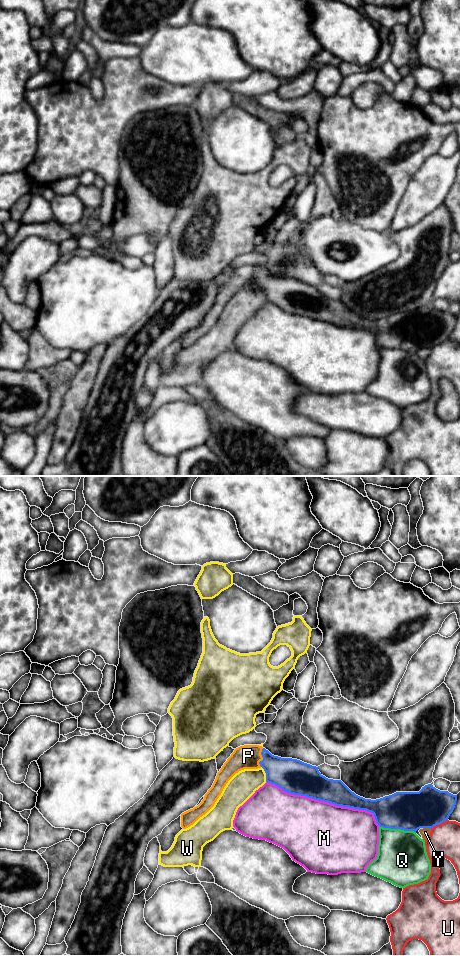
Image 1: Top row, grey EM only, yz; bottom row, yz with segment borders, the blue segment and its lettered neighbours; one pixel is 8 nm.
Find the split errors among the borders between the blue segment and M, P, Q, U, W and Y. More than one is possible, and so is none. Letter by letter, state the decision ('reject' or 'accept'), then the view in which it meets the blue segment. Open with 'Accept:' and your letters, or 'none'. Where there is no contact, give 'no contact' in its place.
Accept: P
M: reject | yz
P: accept | yz
Q: reject | yz
U: reject | yz
W: reject | yz
Y: reject | yz

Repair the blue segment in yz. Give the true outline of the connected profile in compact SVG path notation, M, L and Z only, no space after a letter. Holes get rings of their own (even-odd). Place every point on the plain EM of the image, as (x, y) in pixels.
M244 265L236 268L224 283L202 322L193 329L181 334L181 347L183 349L188 348L205 335L214 326L224 307L236 293L244 289L258 289L261 287L266 293L266 302L278 306L283 311L328 322L336 326L366 330L374 334L376 343L383 348L414 352L420 348L431 349L448 340L457 321L457 315L453 315L448 311L440 311L432 303L422 307L419 312L396 312L376 320L365 319L352 312L341 300L328 299L323 296L316 286L297 279L274 276L259 265Z

